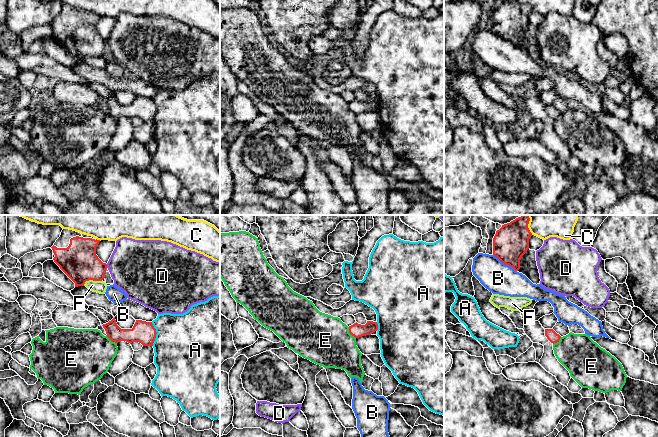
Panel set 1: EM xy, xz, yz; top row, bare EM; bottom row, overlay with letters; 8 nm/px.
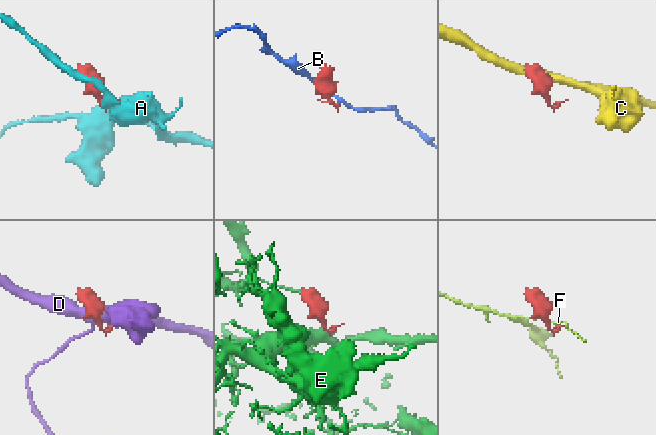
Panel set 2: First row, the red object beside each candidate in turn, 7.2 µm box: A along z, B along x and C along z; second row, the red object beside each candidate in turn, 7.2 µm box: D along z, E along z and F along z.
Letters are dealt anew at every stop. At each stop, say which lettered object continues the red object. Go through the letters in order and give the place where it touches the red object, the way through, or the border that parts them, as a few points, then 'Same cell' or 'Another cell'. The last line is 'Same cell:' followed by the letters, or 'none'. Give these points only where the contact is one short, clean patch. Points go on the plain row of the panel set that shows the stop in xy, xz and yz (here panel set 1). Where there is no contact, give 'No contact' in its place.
A: Touches red at xy (156, 109). Another cell
B: Touches red at yz (505, 40). Another cell
C: Touches red at xy (98, 16). Another cell
D: Touches red at xy (106, 42). Another cell
E: Touches red at xz (350, 109). Boundary: xz (348, 103), (348, 107), (355, 114). Another cell
F: Touches red at xy (91, 55). Another cell
Same cell: none

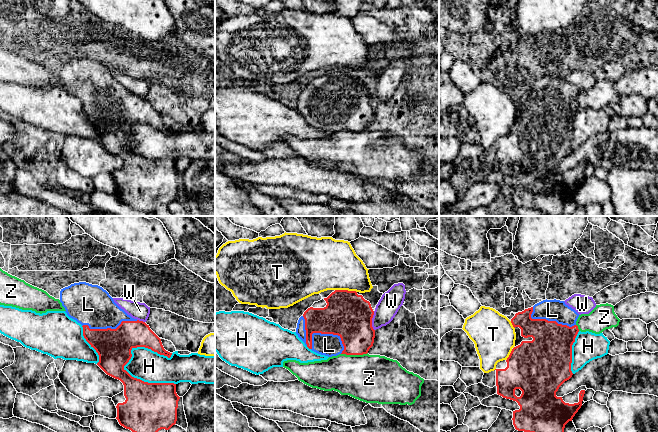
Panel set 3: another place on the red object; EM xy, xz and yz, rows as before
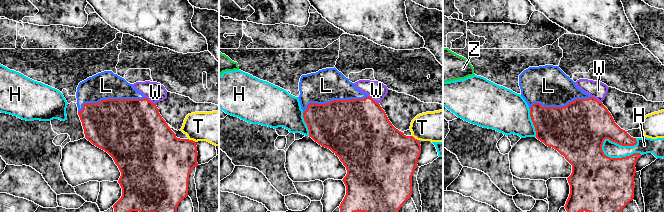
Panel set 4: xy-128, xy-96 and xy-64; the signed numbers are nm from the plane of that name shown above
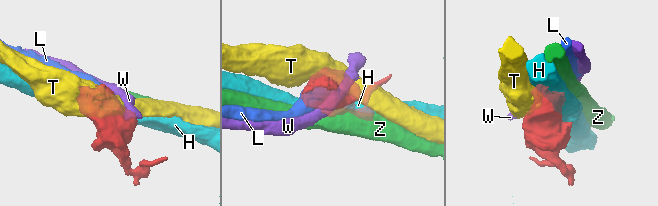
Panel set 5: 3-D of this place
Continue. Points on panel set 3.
H: Touches red at xy (139, 155). Another cell
L: Touches red at xz (333, 110). Same cell
T: Touches red at xz (346, 66). Another cell
W: Touches red at xz (371, 97). Boundary: xz (373, 87), (372, 104), (374, 106). Another cell
Z: Touches red at xz (354, 130). Boundary: xz (367, 128), (362, 130), (341, 130). Another cell
Same cell: L

